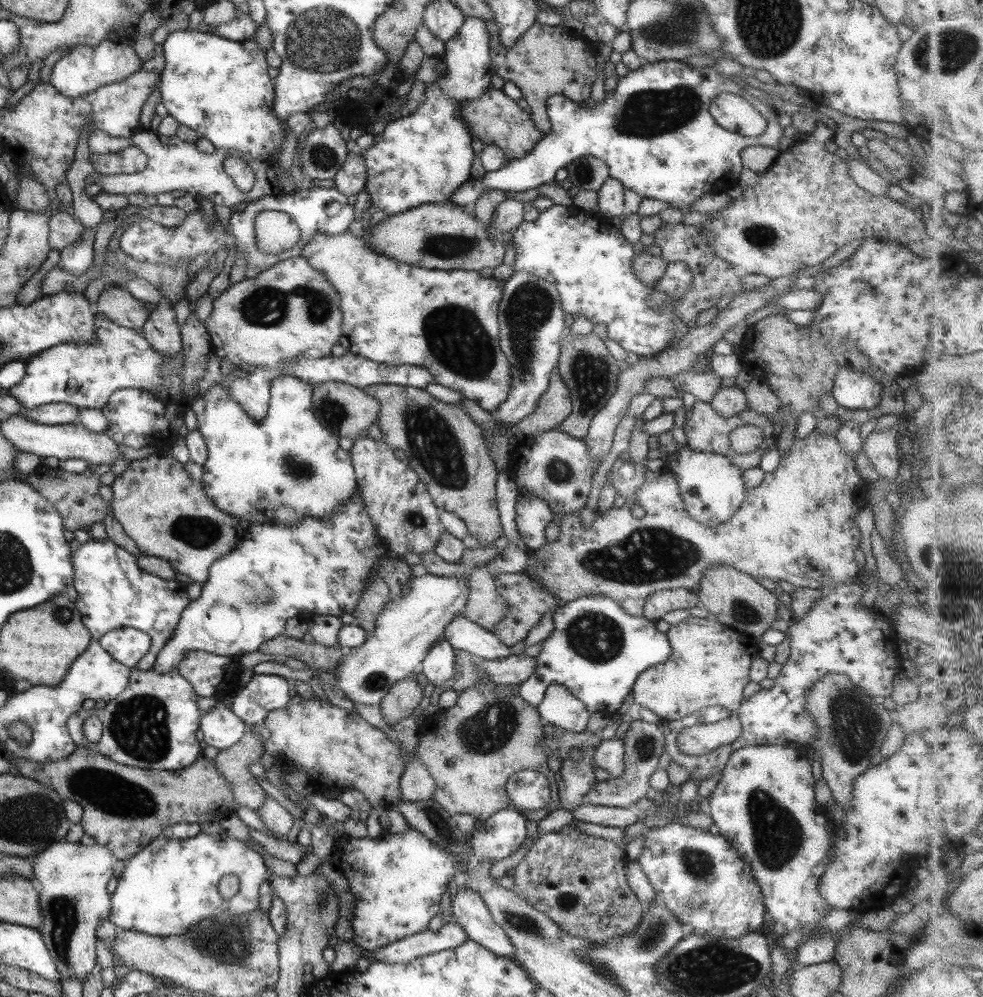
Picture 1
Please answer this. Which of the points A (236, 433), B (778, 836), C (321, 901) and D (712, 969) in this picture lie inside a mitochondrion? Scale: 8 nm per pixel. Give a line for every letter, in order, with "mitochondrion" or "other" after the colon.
A: other
B: mitochondrion
C: mitochondrion
D: mitochondrion

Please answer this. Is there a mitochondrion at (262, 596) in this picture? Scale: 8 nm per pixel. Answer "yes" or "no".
yes

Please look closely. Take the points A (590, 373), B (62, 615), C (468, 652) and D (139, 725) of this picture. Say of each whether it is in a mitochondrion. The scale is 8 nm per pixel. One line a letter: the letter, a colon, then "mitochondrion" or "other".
A: mitochondrion
B: mitochondrion
C: other
D: mitochondrion

